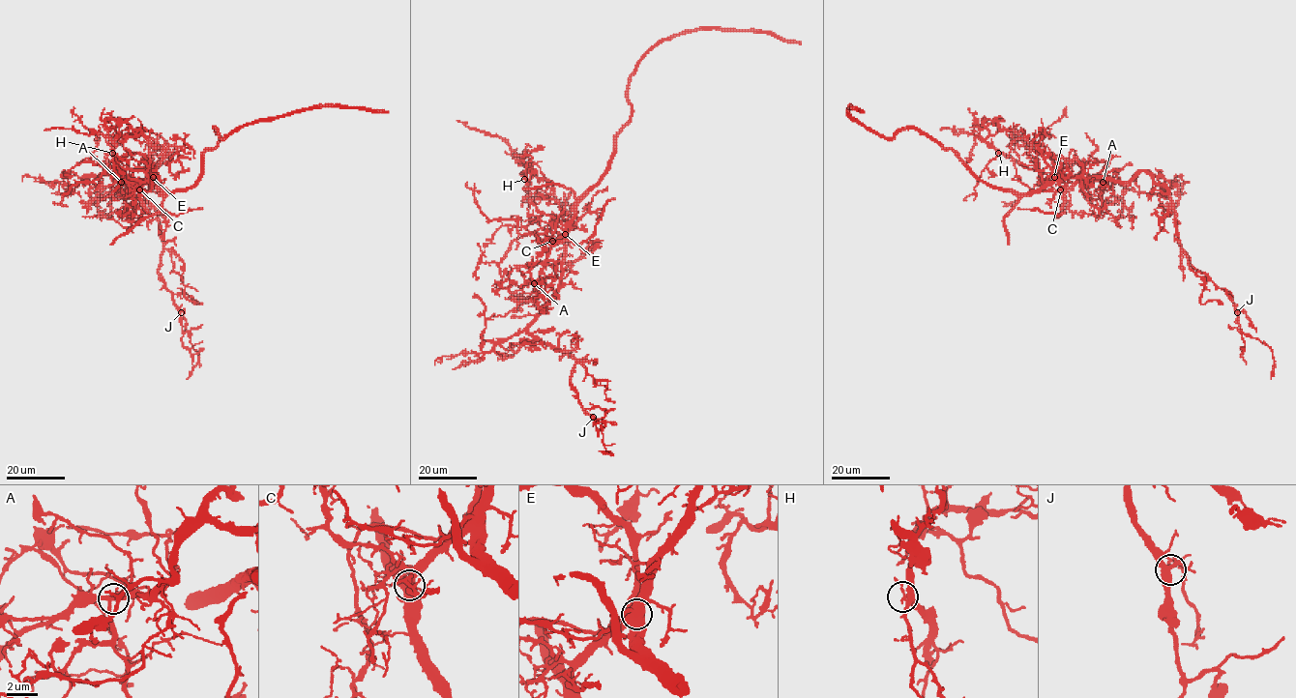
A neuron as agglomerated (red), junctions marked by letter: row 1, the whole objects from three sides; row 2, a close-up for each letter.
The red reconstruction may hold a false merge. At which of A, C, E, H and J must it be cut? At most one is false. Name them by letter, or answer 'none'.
E

